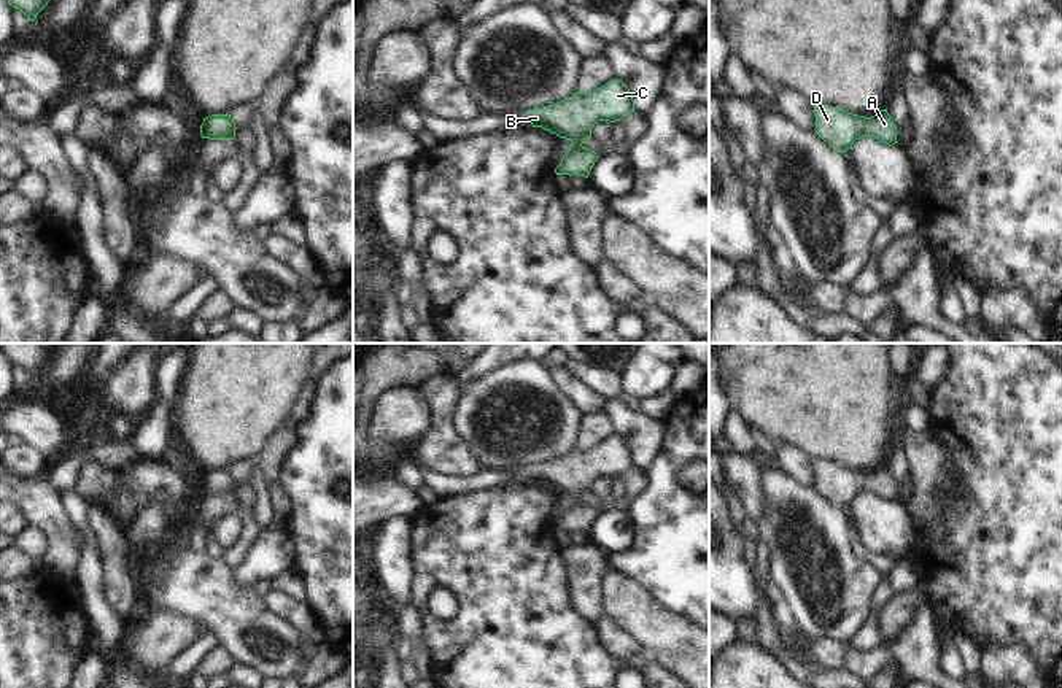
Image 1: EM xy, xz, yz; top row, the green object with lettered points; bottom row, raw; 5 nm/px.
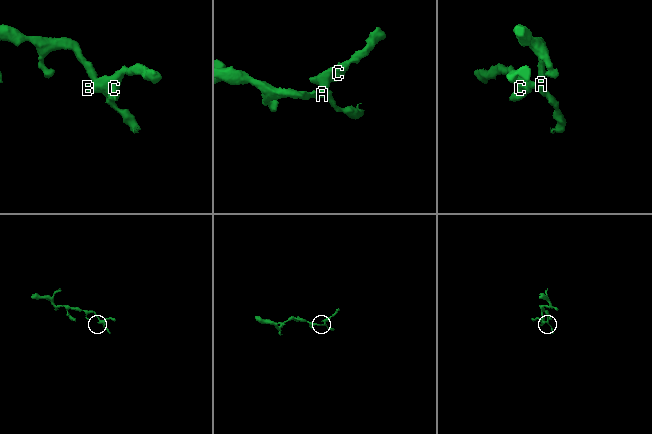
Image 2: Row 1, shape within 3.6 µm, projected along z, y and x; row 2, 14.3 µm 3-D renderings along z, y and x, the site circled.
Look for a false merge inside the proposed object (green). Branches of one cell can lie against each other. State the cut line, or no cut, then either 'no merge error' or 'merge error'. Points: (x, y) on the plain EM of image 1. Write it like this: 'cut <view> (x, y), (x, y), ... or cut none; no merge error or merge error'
cut none; no merge error

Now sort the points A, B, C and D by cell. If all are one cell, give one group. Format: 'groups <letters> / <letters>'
groups A B C D

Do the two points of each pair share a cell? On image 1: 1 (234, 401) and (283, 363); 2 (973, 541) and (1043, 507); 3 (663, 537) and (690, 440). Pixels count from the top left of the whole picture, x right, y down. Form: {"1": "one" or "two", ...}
{"1": "one", "2": "one", "3": "one"}

